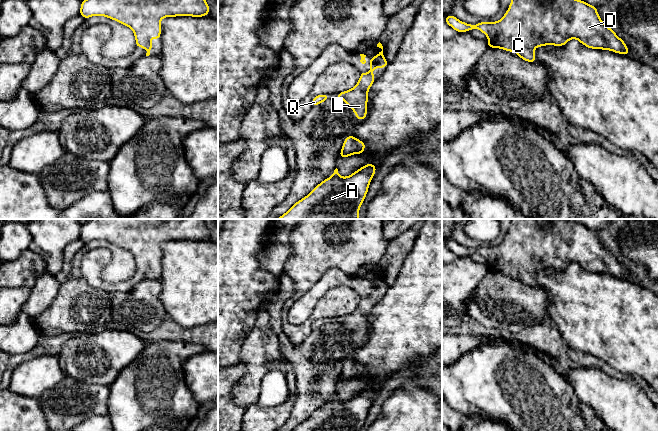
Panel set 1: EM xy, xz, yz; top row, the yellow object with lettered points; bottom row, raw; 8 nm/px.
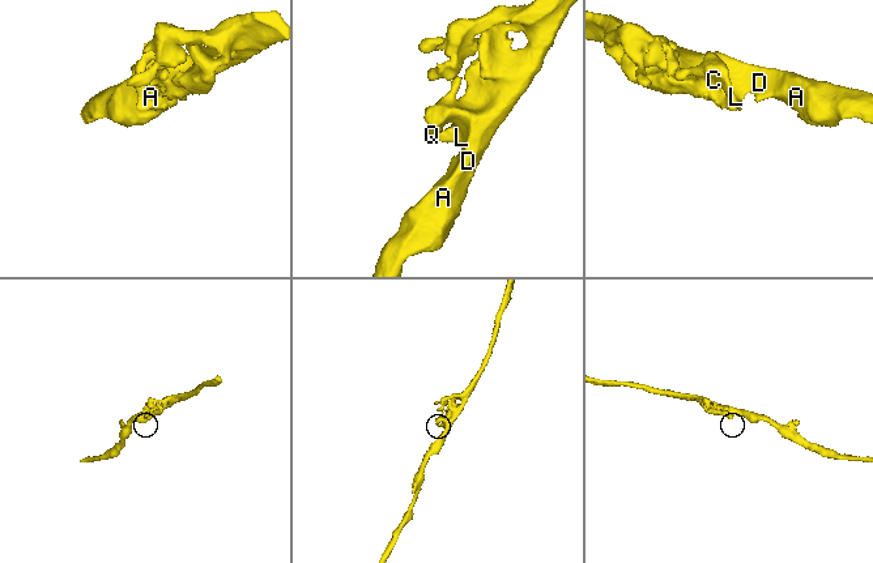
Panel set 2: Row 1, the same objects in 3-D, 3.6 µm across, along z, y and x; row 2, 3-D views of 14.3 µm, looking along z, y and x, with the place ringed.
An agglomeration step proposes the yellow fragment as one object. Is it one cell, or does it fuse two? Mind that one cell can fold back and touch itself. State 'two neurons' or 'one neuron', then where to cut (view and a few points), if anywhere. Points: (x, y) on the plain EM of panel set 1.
one neuron; cut none

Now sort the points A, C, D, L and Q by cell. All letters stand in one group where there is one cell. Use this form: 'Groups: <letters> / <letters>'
Groups: A C D L Q

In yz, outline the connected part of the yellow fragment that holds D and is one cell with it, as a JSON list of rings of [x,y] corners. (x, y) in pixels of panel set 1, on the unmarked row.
[[[512,219],[508,234],[496,246],[482,245],[472,249],[460,245],[453,238],[445,241],[445,246],[459,257],[478,253],[487,260],[489,272],[510,277],[516,275],[516,280],[532,287],[536,287],[536,271],[565,270],[571,263],[577,263],[590,273],[610,274],[623,279],[629,279],[630,276],[624,264],[601,244],[596,230],[565,219]]]

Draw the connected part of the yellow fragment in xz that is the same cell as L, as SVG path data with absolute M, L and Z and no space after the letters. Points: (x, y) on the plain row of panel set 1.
M380 266L377 268L377 271L381 272L382 275L370 282L369 296L363 297L360 295L361 299L357 308L350 314L336 319L336 323L345 325L352 332L358 344L364 344L367 341L368 315L375 305L375 300L373 299L374 293L386 292L389 287L383 279L383 270Z

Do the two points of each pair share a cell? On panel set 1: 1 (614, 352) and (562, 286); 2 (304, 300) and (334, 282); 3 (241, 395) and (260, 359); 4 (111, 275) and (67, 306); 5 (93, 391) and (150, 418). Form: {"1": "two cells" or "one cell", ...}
{"1": "one cell", "2": "one cell", "3": "one cell", "4": "one cell", "5": "two cells"}

